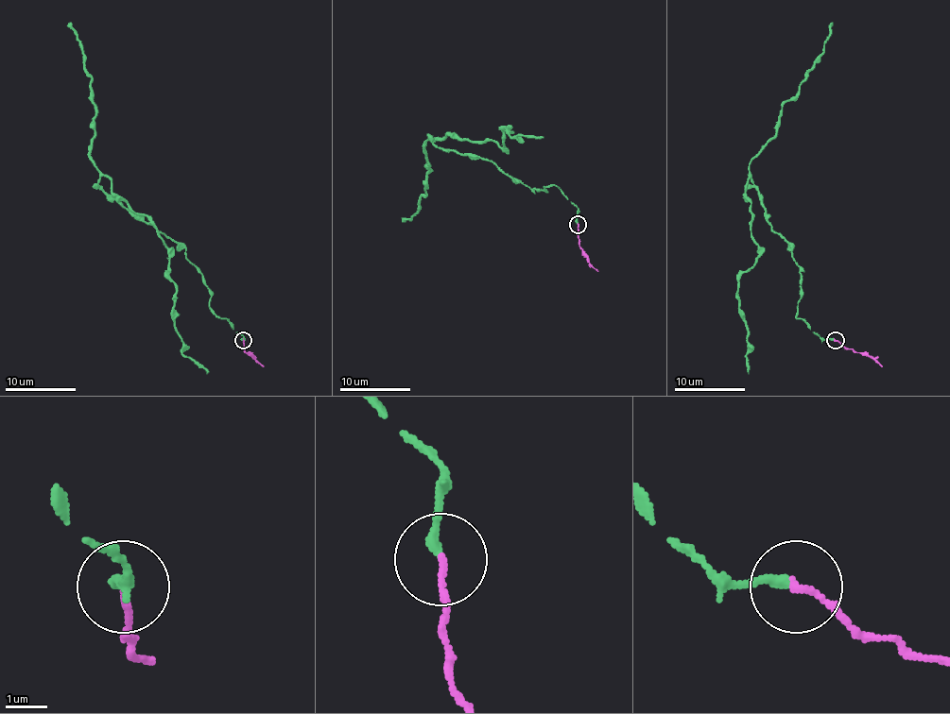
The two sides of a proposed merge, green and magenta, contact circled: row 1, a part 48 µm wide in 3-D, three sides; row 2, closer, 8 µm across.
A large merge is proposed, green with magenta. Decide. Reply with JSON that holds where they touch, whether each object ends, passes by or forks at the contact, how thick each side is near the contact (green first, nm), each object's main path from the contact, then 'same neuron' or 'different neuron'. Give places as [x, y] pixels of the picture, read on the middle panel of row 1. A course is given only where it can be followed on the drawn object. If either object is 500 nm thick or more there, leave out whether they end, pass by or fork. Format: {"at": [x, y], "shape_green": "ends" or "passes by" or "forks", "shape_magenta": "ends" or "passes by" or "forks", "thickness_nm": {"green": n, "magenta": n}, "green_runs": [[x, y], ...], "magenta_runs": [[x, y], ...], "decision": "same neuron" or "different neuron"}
{"at": [578, 224], "shape_green": "ends", "shape_magenta": "ends", "thickness_nm": {"green": 240, "magenta": 170}, "green_runs": [[577, 224], [554, 184], [531, 190], [434, 142], [501, 147], [509, 127], [511, 137], [544, 137]], "magenta_runs": [[577, 224], [582, 254], [598, 271]], "decision": "different neuron"}

